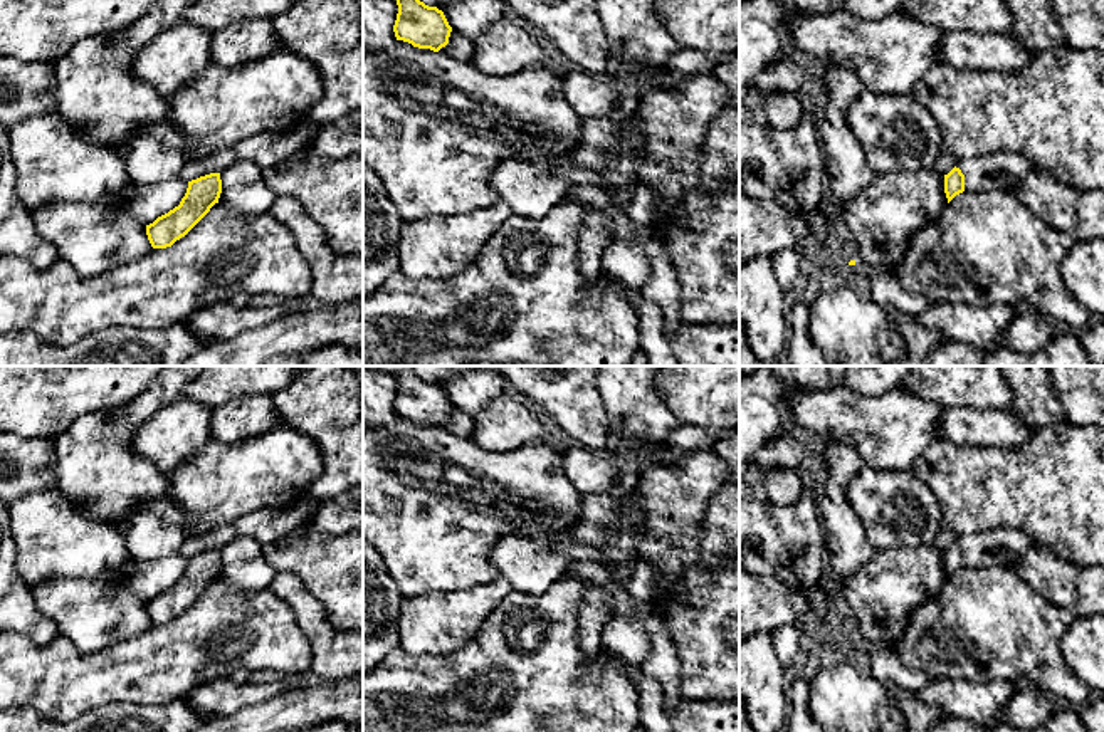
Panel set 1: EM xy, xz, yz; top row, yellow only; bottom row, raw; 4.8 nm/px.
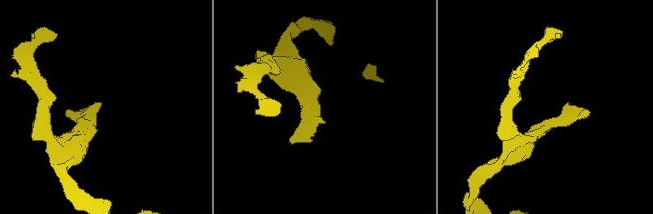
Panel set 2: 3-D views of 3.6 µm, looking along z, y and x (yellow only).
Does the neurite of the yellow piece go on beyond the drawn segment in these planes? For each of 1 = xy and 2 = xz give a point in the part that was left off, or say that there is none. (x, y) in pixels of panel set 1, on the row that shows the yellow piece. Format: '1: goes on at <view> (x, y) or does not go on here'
1: does not go on here
2: does not go on here

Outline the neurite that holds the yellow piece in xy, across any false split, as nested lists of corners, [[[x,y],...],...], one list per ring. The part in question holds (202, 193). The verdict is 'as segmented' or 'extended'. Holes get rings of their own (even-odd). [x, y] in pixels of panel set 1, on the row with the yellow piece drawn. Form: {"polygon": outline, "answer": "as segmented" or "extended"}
{"polygon": [[[210,173],[188,181],[180,205],[146,225],[151,247],[166,248],[185,237],[218,203],[220,193],[220,173]]], "answer": "as segmented"}

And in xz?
{"polygon": [[[397,0],[397,5],[398,13],[393,25],[397,40],[434,52],[449,44],[452,27],[442,10],[420,0]]], "answer": "as segmented"}

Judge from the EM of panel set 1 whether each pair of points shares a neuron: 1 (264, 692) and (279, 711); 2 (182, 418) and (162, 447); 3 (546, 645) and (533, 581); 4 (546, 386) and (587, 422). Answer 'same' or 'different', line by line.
1: different
2: same
3: different
4: same

